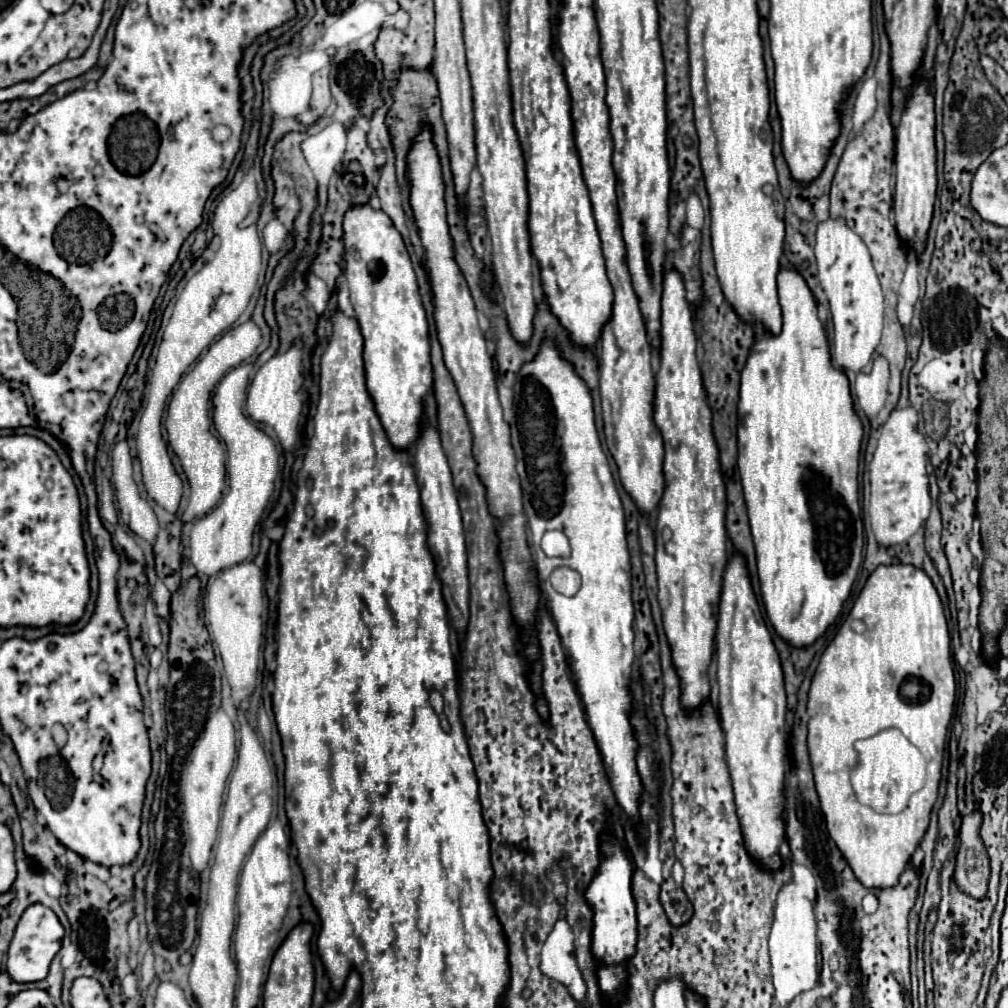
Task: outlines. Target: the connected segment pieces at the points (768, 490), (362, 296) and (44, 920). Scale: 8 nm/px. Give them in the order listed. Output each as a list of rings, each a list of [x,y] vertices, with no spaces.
[[[792,265],[780,267],[778,273],[778,295],[782,305],[782,331],[778,335],[766,331],[760,327],[756,331],[754,343],[750,347],[750,357],[742,369],[742,385],[740,385],[740,401],[738,401],[738,467],[740,477],[744,485],[744,497],[746,507],[750,515],[750,527],[752,537],[756,545],[756,565],[758,565],[758,577],[760,577],[760,591],[764,599],[764,607],[768,613],[770,623],[774,625],[776,633],[786,639],[794,647],[806,647],[814,643],[828,625],[838,617],[842,611],[844,601],[850,595],[852,583],[858,575],[860,563],[862,563],[862,547],[864,547],[864,525],[862,525],[862,513],[860,513],[860,501],[858,501],[858,461],[860,461],[860,445],[862,445],[862,421],[854,409],[854,399],[850,393],[850,383],[846,373],[832,367],[830,361],[830,345],[826,329],[818,317],[818,305],[814,301],[814,295],[810,293],[810,287],[806,285],[804,277],[798,269]]]
[[[370,203],[346,211],[344,245],[350,299],[364,337],[366,387],[392,445],[410,449],[418,439],[424,399],[432,389],[428,323],[416,273],[402,235],[390,217]]]
[[[42,903],[30,905],[16,927],[16,933],[10,941],[8,949],[8,973],[16,983],[32,983],[40,981],[48,975],[48,965],[54,959],[54,955],[60,951],[60,939],[64,937],[64,927],[60,925],[56,913]]]

